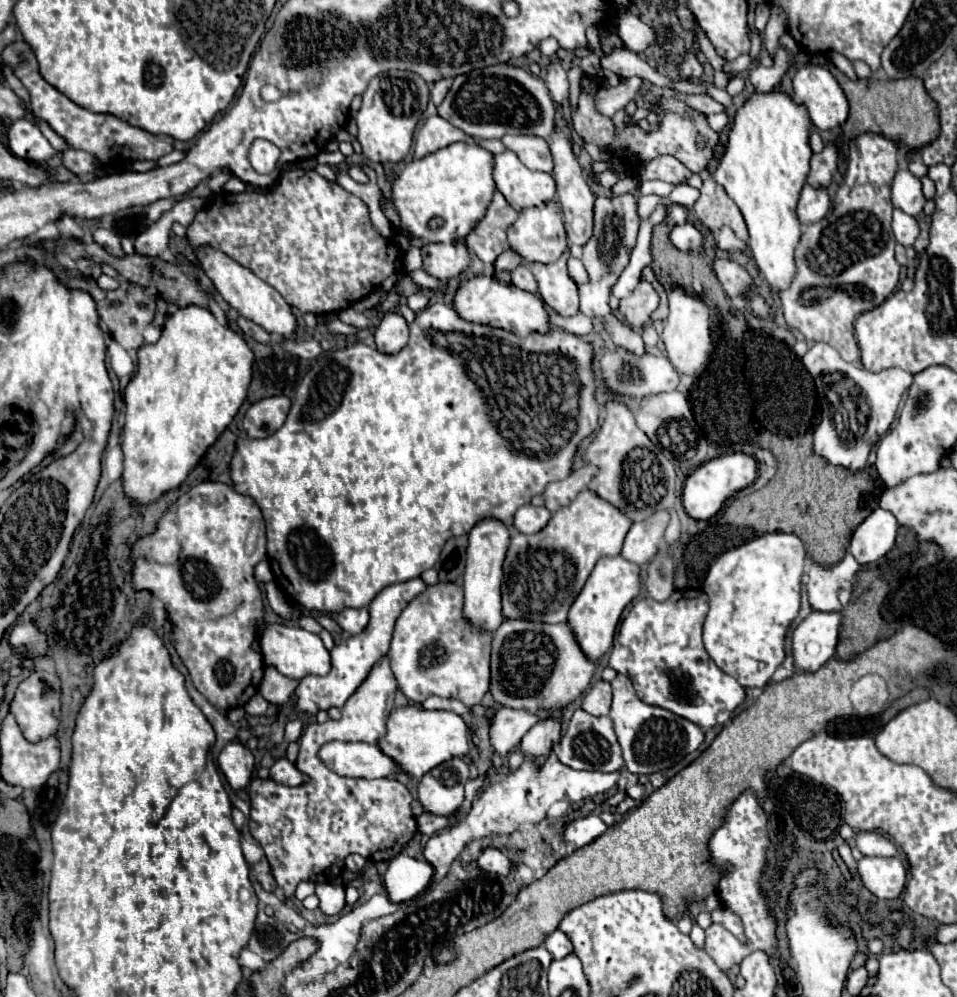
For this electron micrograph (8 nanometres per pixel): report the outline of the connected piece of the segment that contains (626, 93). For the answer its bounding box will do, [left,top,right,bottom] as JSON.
[596,76,642,116]

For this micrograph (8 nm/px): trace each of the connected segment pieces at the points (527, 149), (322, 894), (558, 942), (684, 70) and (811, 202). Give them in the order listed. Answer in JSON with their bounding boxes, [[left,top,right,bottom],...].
[[502,136,554,172],[316,884,346,916],[544,930,572,960],[680,54,704,78],[798,184,830,224]]

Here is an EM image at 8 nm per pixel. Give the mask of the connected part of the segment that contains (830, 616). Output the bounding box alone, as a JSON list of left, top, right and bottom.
[792,612,840,672]

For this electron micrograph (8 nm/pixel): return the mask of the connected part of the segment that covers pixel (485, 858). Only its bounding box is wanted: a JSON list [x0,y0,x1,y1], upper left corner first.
[478,848,510,876]

